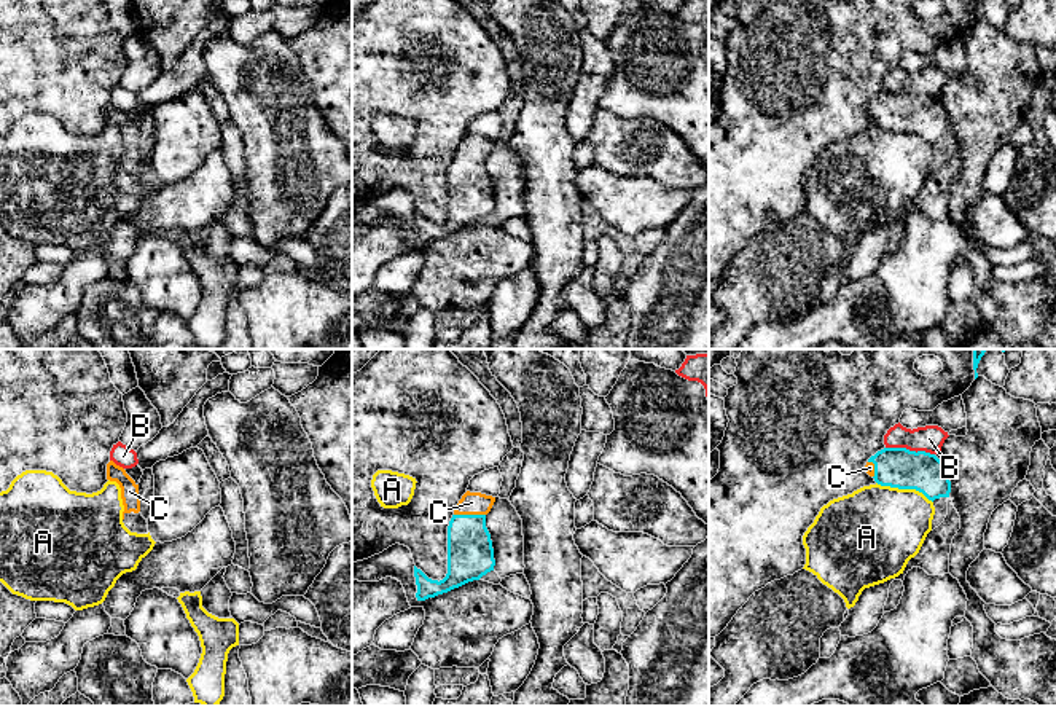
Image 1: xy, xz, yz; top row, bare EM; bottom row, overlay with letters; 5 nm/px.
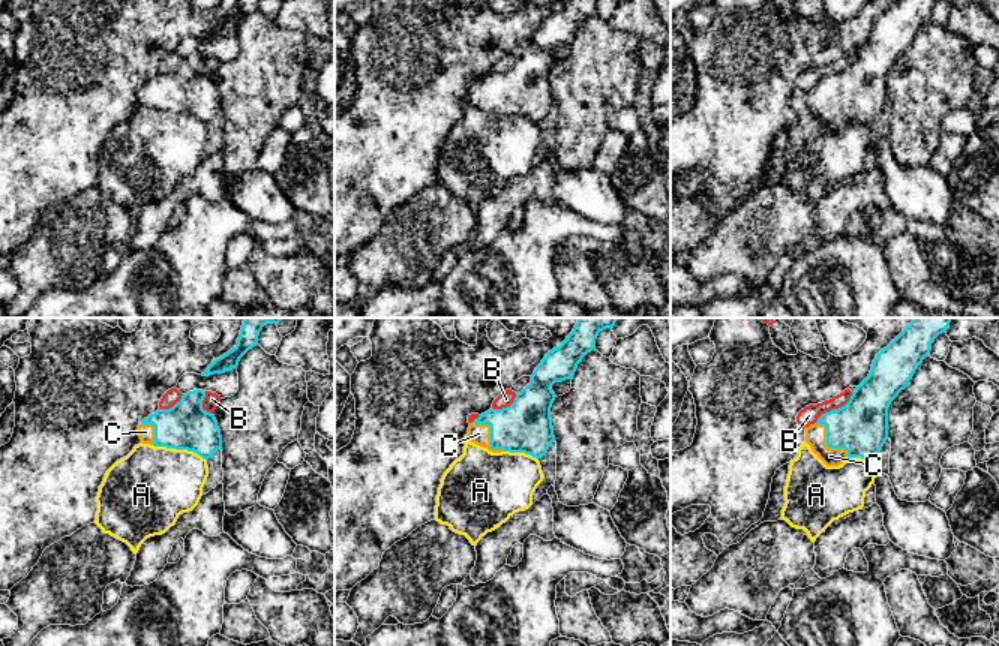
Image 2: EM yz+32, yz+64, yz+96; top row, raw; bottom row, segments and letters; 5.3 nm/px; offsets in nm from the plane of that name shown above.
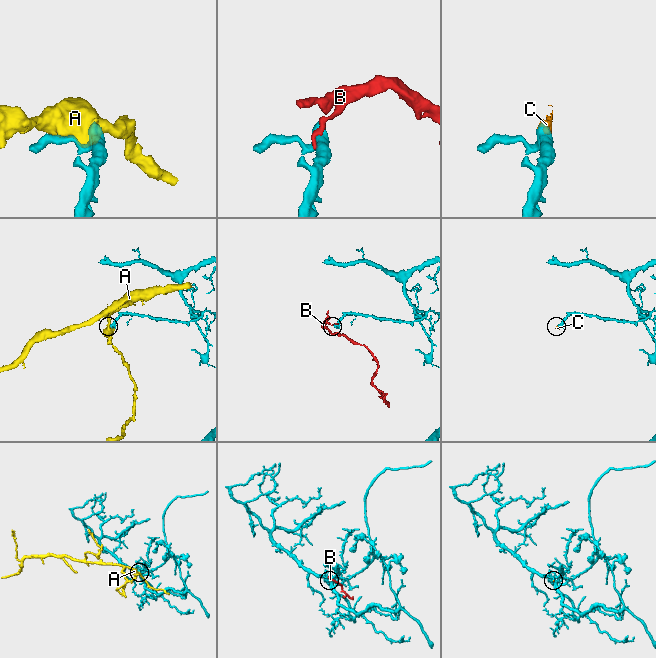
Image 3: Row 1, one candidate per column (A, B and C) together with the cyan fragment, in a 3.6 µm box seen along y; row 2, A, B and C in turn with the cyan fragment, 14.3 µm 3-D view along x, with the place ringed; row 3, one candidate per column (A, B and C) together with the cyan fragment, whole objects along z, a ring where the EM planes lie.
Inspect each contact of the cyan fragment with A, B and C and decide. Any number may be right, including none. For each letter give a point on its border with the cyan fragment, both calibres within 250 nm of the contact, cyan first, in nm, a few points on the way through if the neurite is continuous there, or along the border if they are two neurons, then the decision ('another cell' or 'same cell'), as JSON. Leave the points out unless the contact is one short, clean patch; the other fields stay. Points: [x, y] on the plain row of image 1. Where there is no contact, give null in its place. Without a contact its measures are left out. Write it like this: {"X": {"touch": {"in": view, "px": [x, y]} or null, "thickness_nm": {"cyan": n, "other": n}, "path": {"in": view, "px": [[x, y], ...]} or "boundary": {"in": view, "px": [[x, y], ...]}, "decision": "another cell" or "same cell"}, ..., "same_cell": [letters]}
{"A": {"touch": {"in": "yz", "px": [905, 131]}, "thickness_nm": {"cyan": 200, "other": 440}, "decision": "another cell"}, "B": {"touch": {"in": "yz", "px": [908, 93]}, "thickness_nm": {"cyan": 200, "other": 140}, "boundary": {"in": "yz", "px": [[886, 90], [905, 90], [934, 98]]}, "decision": "another cell"}, "C": {"touch": {"in": "xz", "px": [470, 158]}, "thickness_nm": {"cyan": 240, "other": 110}, "path": {"in": "xz", "px": [[470, 198], [470, 158], [472, 145]]}, "decision": "same cell"}, "same_cell": ["C"]}

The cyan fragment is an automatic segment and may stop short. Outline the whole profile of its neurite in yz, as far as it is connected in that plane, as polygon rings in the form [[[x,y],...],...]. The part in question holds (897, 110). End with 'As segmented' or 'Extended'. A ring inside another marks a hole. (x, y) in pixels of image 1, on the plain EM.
[[[884,91],[868,102],[865,113],[881,129],[916,132],[932,145],[951,135],[946,108],[925,94]]]. Extended

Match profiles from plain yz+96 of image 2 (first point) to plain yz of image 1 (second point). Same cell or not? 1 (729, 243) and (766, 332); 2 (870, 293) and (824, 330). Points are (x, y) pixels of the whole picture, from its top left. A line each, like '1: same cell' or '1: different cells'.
1: different cells
2: same cell

